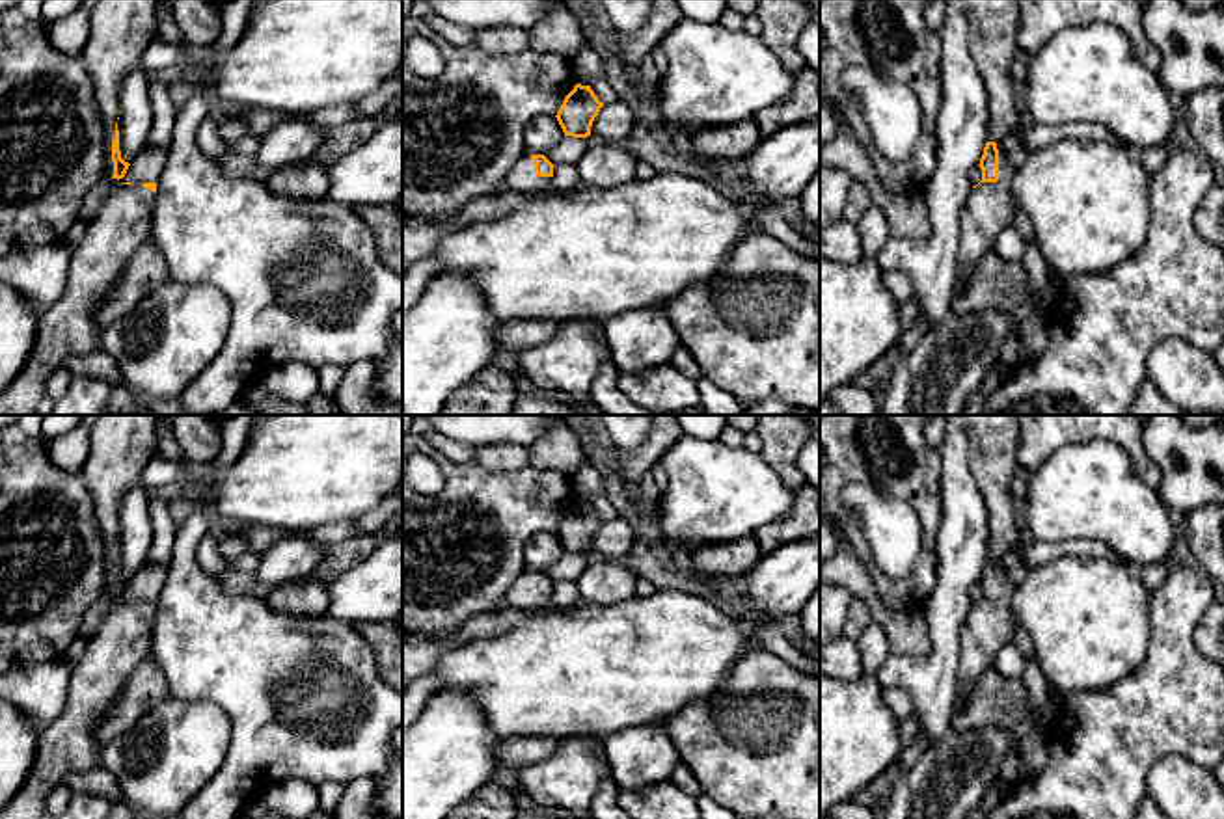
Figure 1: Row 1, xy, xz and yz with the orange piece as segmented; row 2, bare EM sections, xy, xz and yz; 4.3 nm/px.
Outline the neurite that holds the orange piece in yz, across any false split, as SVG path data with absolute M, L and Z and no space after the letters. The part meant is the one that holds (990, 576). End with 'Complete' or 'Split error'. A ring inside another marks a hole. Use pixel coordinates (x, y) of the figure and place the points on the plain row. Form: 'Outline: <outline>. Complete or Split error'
Outline: M959 415L971 441L971 469L987 506L989 551L980 575L982 597L972 603L959 633L956 709L976 678L991 668L999 650L1013 638L1013 583L997 560L1019 544L1012 482L1019 467L1021 415Z. Split error

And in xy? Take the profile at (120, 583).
Outline: M95 415L89 454L82 467L95 517L104 540L104 596L123 596L129 579L119 568L119 503L156 450L160 415Z. Split error

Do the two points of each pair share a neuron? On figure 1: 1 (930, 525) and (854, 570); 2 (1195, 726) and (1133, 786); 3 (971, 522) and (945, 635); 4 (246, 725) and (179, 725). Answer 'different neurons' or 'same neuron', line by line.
1: different neurons
2: same neuron
3: same neuron
4: different neurons

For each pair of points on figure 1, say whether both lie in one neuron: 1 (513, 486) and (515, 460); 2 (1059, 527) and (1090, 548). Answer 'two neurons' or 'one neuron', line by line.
1: two neurons
2: two neurons

